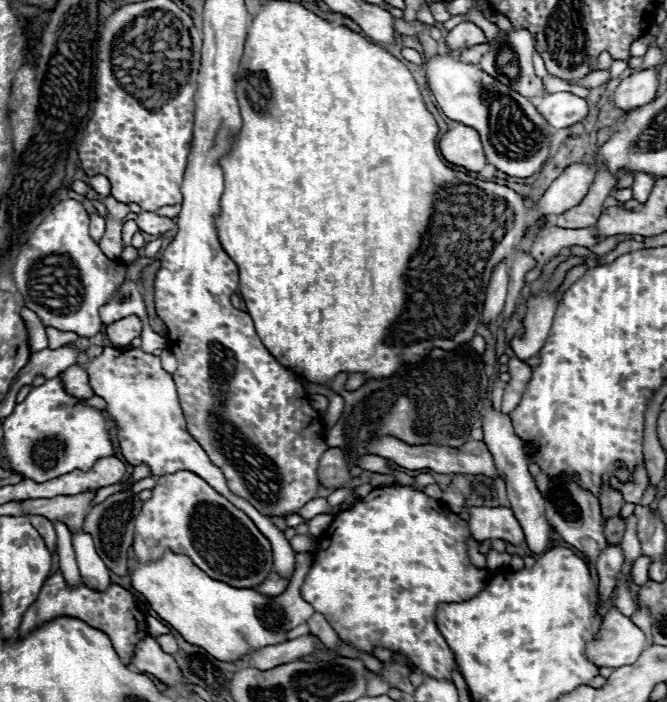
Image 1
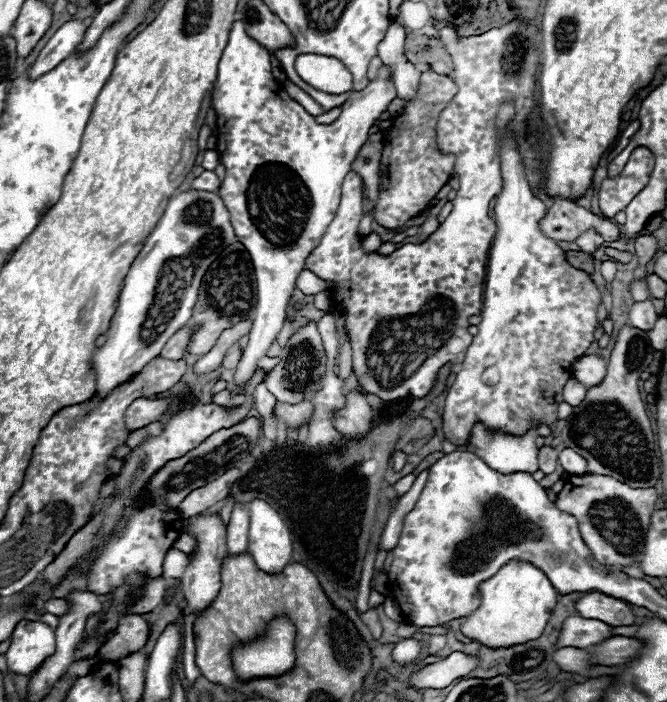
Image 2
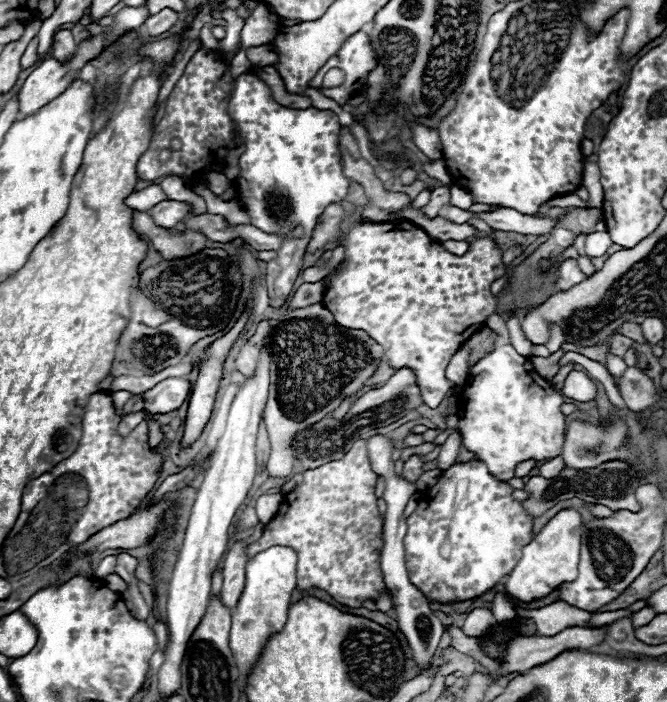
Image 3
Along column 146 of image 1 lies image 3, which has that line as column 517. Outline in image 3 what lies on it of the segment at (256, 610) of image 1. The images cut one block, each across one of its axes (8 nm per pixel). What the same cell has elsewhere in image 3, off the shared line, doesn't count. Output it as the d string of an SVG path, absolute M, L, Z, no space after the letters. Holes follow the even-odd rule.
M568 508L558 512L536 536L530 544L522 548L522 558L516 568L504 582L504 590L512 600L520 600L524 604L532 600L540 600L556 590L564 582L572 582L576 578L578 554L580 554L580 538L582 538L582 520L576 510Z

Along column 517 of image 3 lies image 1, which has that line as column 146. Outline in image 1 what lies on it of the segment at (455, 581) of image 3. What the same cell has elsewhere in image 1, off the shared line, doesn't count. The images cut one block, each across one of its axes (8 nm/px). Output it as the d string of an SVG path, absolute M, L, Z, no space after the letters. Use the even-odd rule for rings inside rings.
M174 472L174 474L164 474L156 480L156 486L150 490L152 496L142 504L140 516L136 518L134 526L134 554L138 562L146 564L152 560L158 560L164 556L166 550L190 556L196 566L200 566L208 576L214 580L226 582L234 588L256 588L260 586L268 574L274 570L274 560L272 560L272 548L264 534L252 524L252 520L240 512L232 502L228 502L222 494L218 494L208 482L204 482L200 476L194 472Z

